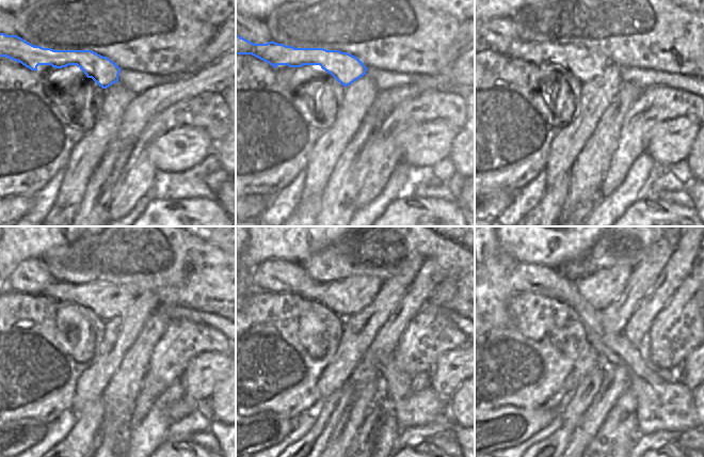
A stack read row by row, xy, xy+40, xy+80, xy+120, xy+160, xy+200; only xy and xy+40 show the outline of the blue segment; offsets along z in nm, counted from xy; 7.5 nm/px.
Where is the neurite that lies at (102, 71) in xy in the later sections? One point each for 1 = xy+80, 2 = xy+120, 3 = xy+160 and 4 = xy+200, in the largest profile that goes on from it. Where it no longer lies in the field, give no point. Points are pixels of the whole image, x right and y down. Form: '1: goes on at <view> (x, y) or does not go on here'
1: goes on at xy+80 (585, 64)
2: goes on at xy+120 (107, 300)
3: goes on at xy+160 (347, 297)
4: goes on at xy+200 (603, 287)

